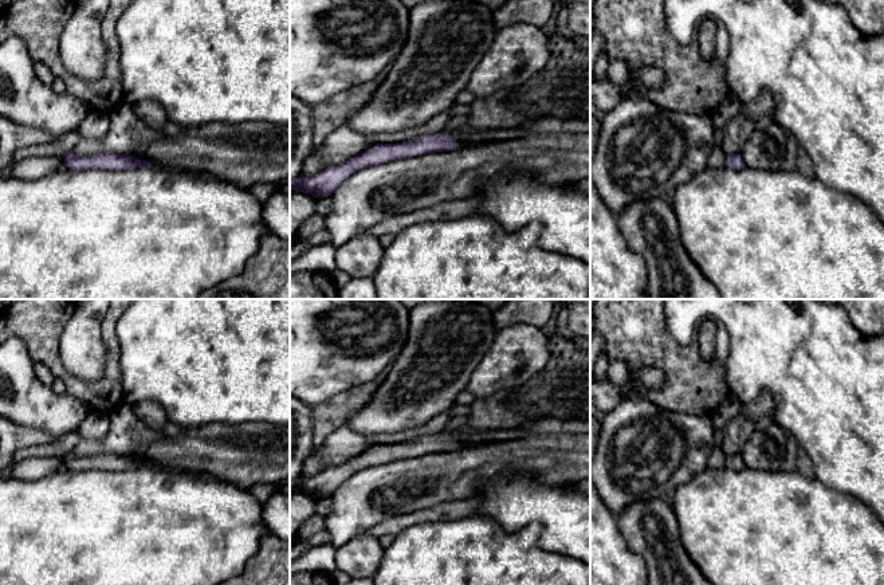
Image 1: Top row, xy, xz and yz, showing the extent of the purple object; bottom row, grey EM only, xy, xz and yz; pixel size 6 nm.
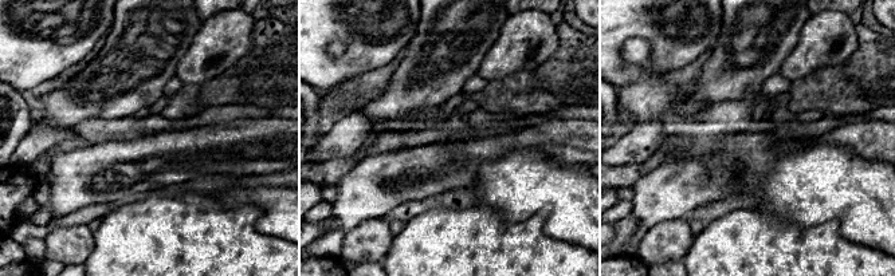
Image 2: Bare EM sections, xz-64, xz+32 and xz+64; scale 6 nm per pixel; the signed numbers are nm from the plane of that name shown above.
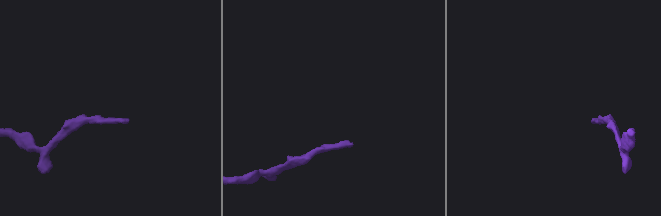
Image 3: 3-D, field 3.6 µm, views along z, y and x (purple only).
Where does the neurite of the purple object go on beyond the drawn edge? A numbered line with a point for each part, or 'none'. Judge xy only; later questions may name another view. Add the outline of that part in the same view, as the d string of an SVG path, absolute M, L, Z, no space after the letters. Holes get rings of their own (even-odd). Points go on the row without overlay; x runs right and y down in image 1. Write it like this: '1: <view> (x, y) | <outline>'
1: xy (171, 470) | M152 463L152 470L158 470L158 471L168 472L168 474L193 474L188 470L181 470L176 467L165 467L157 463Z

